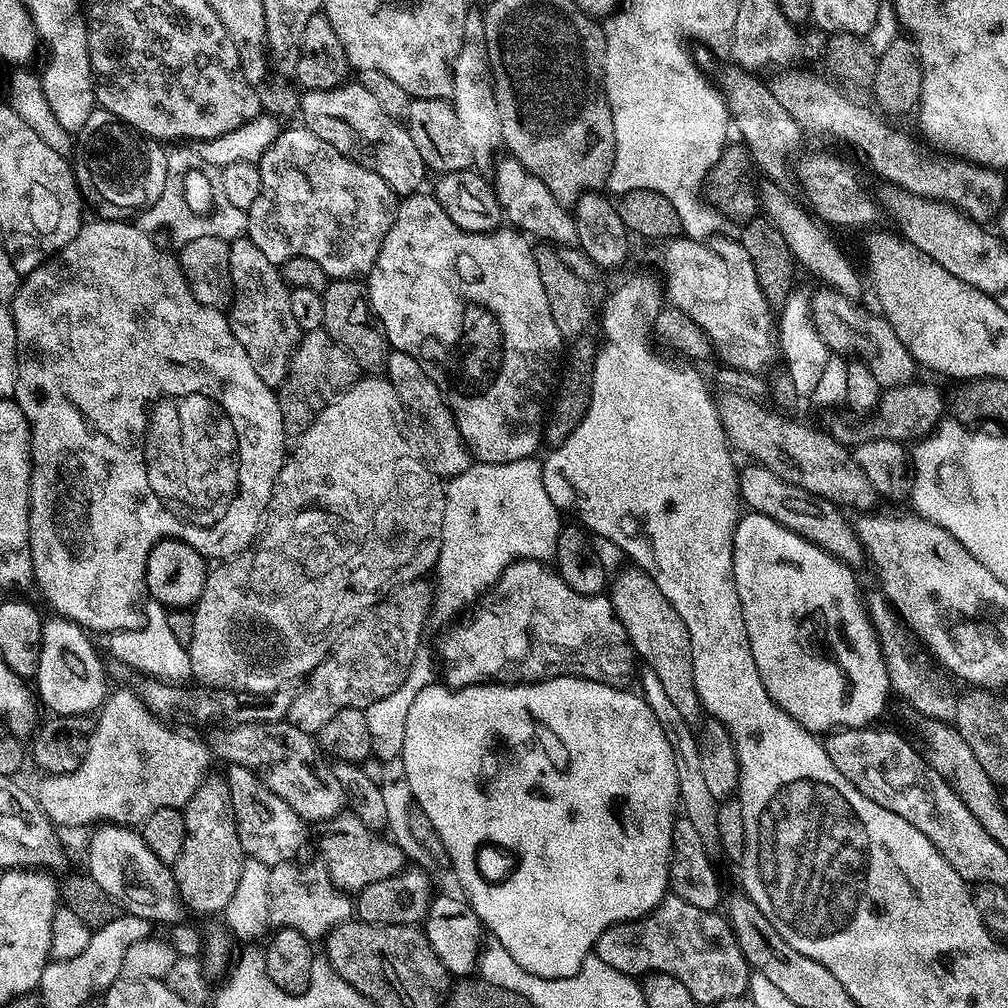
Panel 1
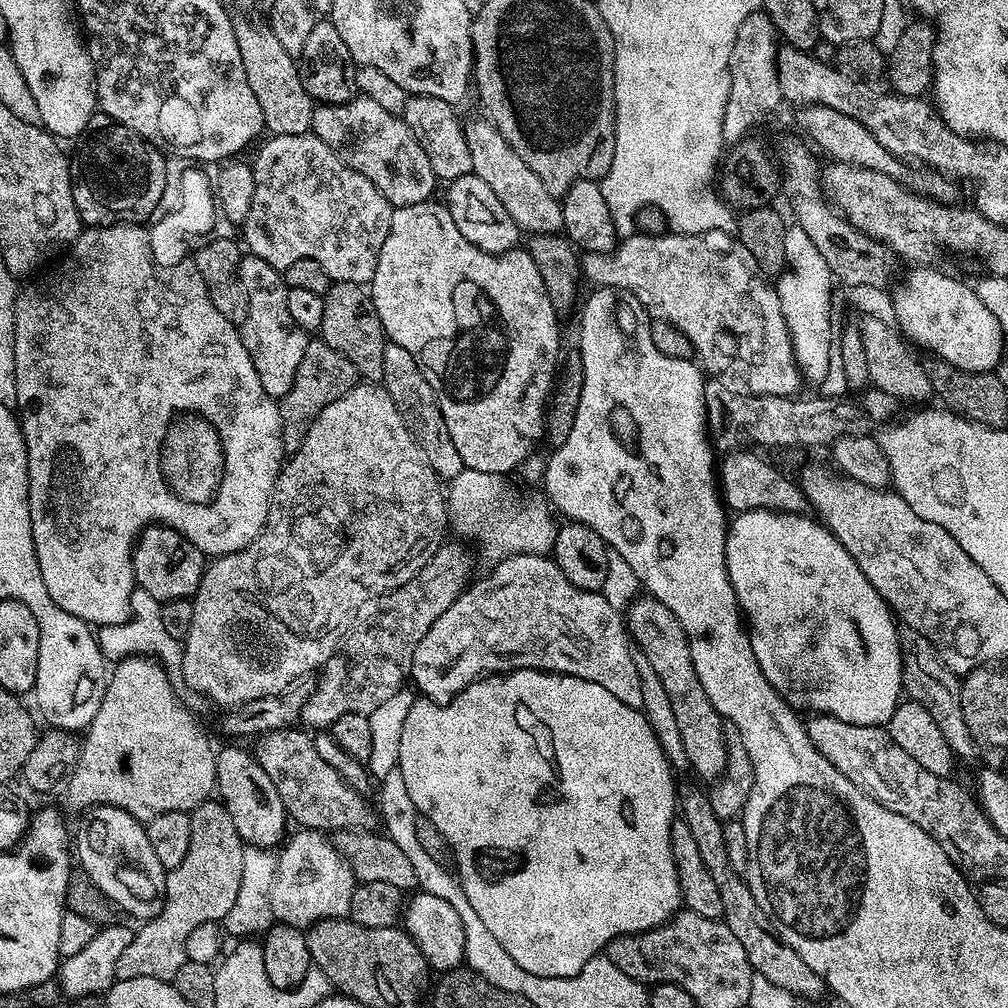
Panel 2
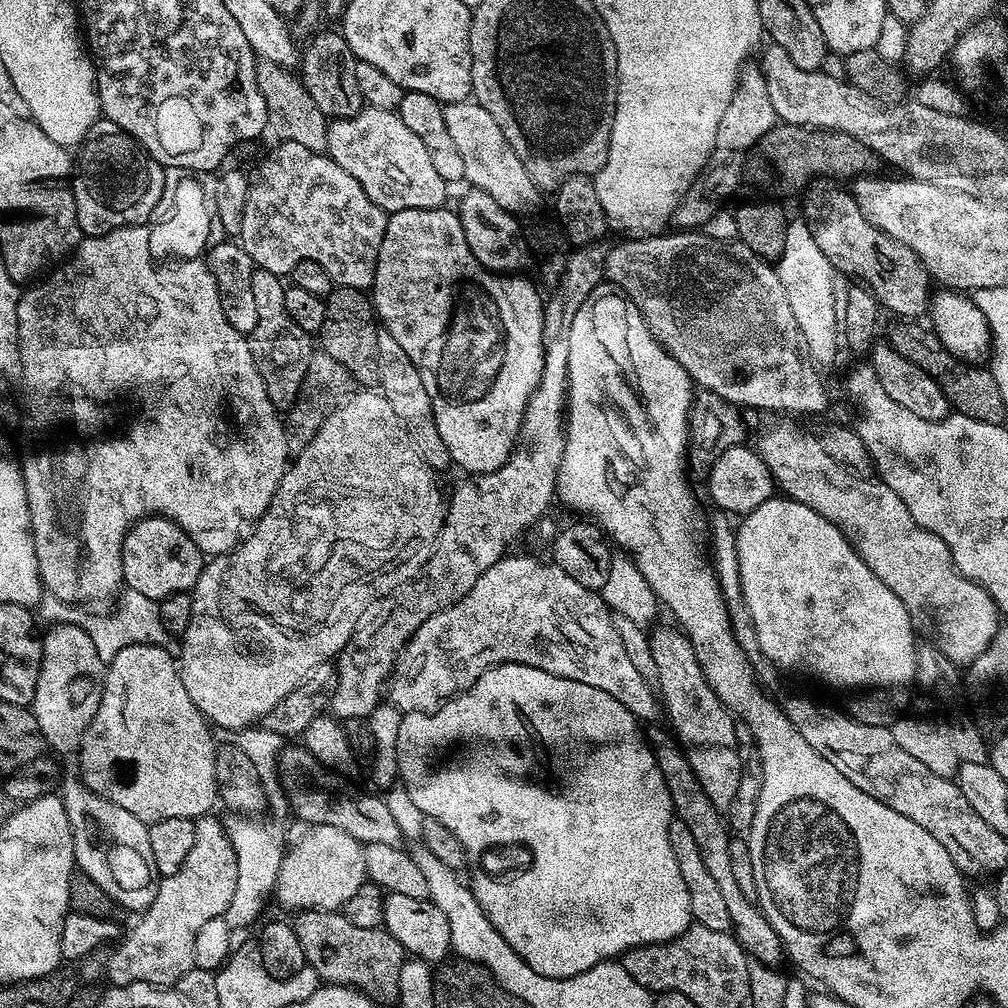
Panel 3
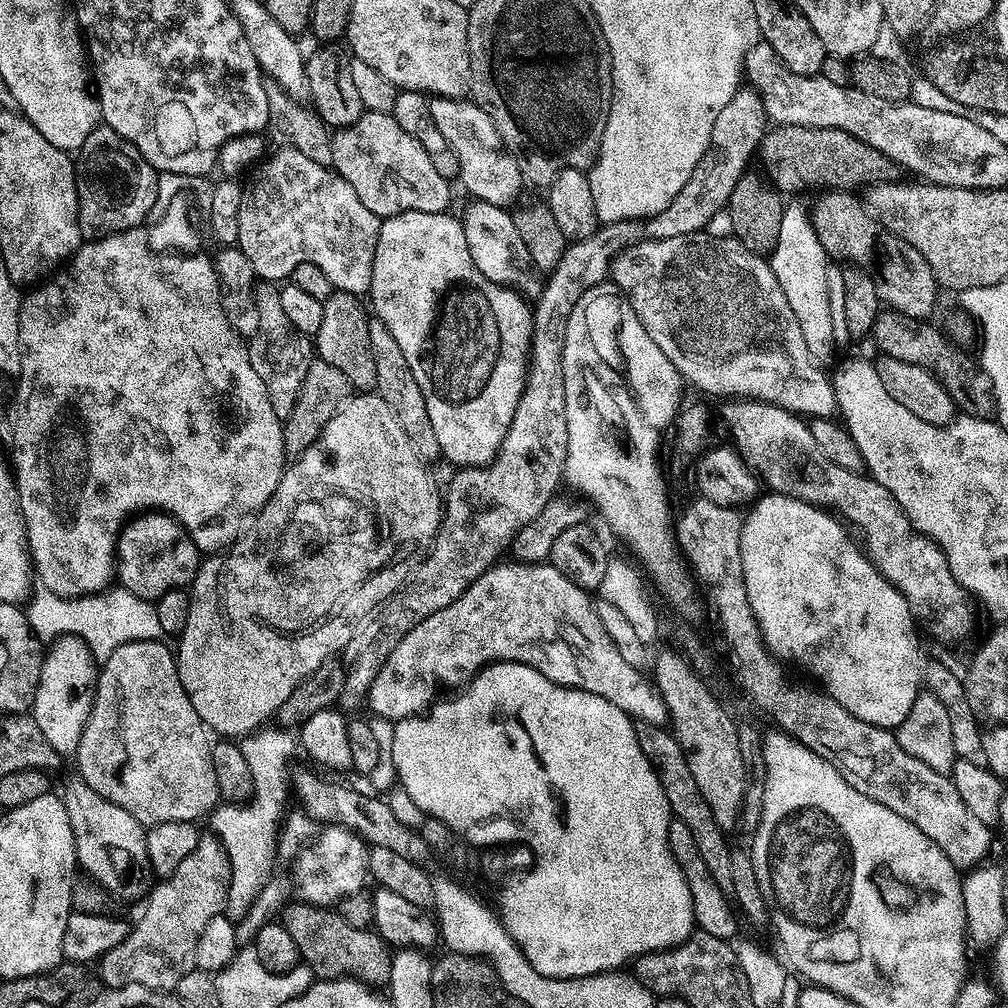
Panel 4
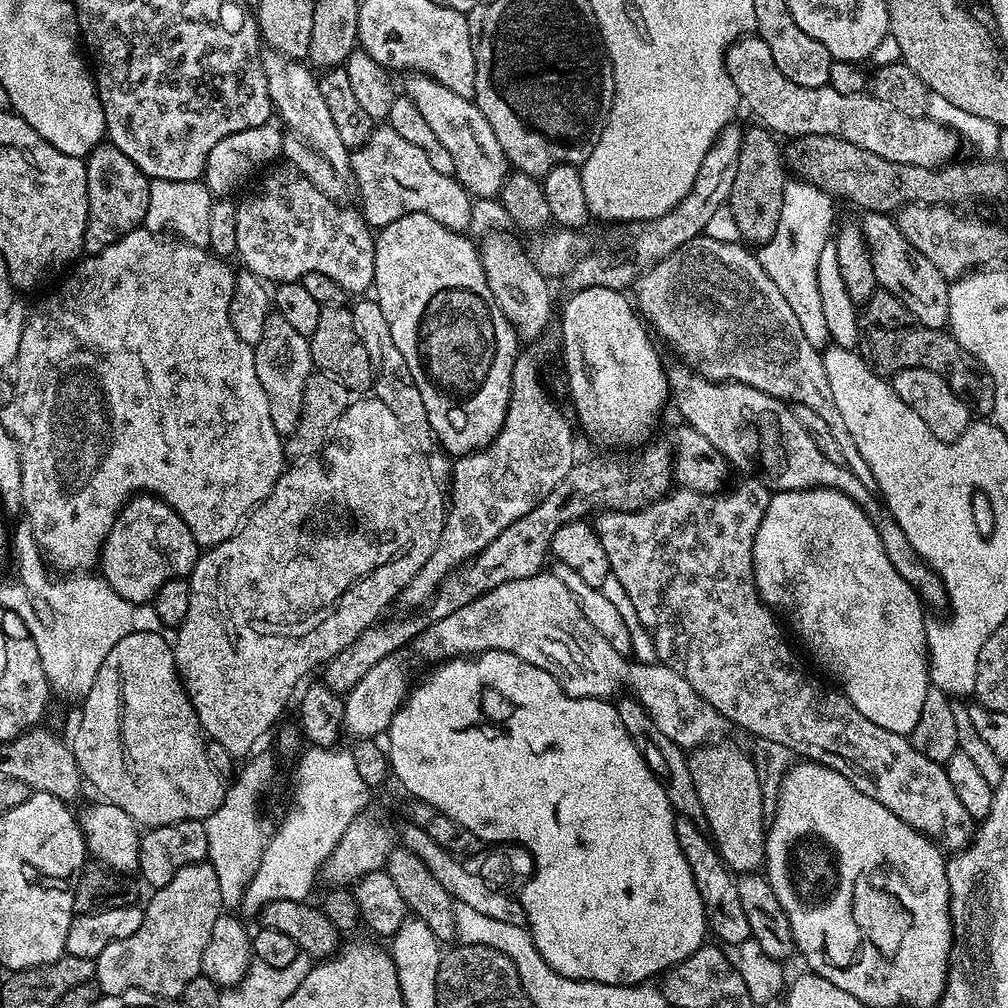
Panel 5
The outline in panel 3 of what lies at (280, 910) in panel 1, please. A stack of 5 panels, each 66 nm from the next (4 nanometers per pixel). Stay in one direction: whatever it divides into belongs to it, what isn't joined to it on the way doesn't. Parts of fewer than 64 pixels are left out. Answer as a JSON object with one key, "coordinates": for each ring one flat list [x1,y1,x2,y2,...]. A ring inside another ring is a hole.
{"coordinates":[[317,824,307,829,308,833,285,851,281,858,281,869,278,870,277,882,274,889,274,900,284,908,292,908,293,913,297,912,334,912,343,909,354,894,368,880,368,871,364,861,365,845,360,841,350,838,346,830,338,830,338,826,326,826]]}

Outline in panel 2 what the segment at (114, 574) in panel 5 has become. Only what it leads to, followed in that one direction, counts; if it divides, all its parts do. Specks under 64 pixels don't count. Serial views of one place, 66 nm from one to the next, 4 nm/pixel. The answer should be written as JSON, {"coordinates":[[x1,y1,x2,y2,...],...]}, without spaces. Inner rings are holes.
{"coordinates":[[149,526,140,533,136,547,132,549,132,565,137,585,146,590,158,601,182,598,187,600,195,596,198,586,204,577,206,557,182,534,172,528]]}

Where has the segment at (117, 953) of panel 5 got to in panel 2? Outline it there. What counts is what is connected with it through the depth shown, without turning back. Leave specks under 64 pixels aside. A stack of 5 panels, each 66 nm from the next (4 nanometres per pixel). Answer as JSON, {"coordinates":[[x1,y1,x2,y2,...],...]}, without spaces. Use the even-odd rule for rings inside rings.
{"coordinates":[[209,798,190,813,190,850,182,858,182,866,165,875,164,908,154,918,143,921,135,929,130,946,118,958,117,980,126,978,158,978,175,981,178,970,189,960,186,942,193,930,203,924,223,921,242,881,243,838,234,830,234,822,219,799]]}

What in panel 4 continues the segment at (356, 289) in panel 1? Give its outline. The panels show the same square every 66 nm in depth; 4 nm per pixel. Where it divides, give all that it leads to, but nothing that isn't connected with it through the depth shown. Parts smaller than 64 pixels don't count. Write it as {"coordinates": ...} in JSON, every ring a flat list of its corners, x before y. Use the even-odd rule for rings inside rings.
{"coordinates":[[336,290,329,300,323,301,322,326,314,335,314,352,319,359,335,366,357,393,368,394,375,389,378,374,374,371,374,354,370,350,370,316,366,308,364,313,360,300,357,293]]}

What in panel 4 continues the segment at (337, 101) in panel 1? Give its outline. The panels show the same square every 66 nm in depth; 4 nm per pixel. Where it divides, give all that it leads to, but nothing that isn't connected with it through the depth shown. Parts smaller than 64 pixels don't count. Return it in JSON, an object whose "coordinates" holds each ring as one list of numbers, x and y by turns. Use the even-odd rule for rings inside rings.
{"coordinates":[[365,111,358,122,349,128,341,128,331,137,333,148,333,164,336,175,340,176,350,186,354,186,354,194,358,194,359,200,381,218,393,216,399,212,448,212,448,203,452,200,453,185,438,170,434,170,434,162,430,162,430,154,398,126,398,122,391,114,386,112]]}

